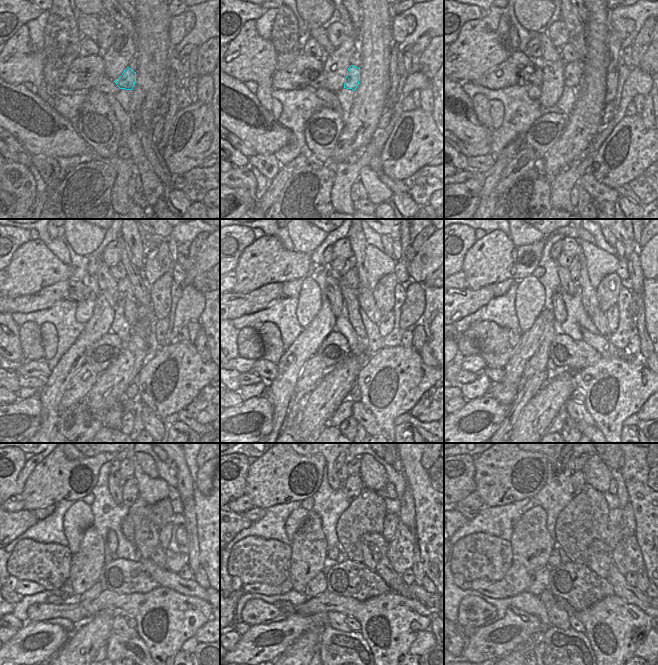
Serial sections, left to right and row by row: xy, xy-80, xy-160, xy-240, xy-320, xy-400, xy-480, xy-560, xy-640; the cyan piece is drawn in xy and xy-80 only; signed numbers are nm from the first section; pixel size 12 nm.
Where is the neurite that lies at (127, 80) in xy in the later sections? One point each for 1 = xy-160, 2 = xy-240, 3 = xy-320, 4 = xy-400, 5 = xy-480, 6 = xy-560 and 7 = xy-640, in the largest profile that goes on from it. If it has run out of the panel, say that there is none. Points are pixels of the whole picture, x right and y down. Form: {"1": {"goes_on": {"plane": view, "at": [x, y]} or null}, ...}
{"1": {"goes_on": {"plane": "xy-160", "at": [573, 72]}}, "2": {"goes_on": {"plane": "xy-240", "at": [124, 286]}}, "3": {"goes_on": {"plane": "xy-320", "at": [351, 279]}}, "4": {"goes_on": {"plane": "xy-400", "at": [574, 270]}}, "5": {"goes_on": {"plane": "xy-480", "at": [130, 490]}}, "6": {"goes_on": {"plane": "xy-560", "at": [353, 485]}}, "7": {"goes_on": {"plane": "xy-640", "at": [577, 478]}}}

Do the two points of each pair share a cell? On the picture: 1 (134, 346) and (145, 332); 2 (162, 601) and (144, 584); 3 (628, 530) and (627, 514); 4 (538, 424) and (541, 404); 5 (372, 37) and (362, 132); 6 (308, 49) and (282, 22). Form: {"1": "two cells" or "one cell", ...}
{"1": "one cell", "2": "two cells", "3": "one cell", "4": "one cell", "5": "one cell", "6": "two cells"}

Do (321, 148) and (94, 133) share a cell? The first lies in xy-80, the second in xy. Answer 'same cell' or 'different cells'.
same cell

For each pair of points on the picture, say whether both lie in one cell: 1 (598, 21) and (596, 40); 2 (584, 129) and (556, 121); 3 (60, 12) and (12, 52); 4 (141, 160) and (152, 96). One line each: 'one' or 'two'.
1: one
2: two
3: two
4: two

